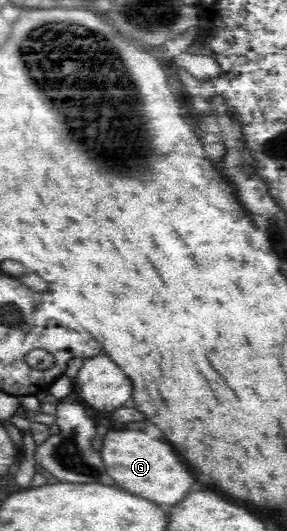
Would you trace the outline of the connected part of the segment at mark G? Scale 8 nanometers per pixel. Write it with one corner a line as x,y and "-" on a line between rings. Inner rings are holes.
139,430
109,432
103,438
100,455
107,468
107,474
119,484
119,488
135,496
147,498
155,504
177,504
187,496
187,492
195,482
169,444
155,440
153,436

